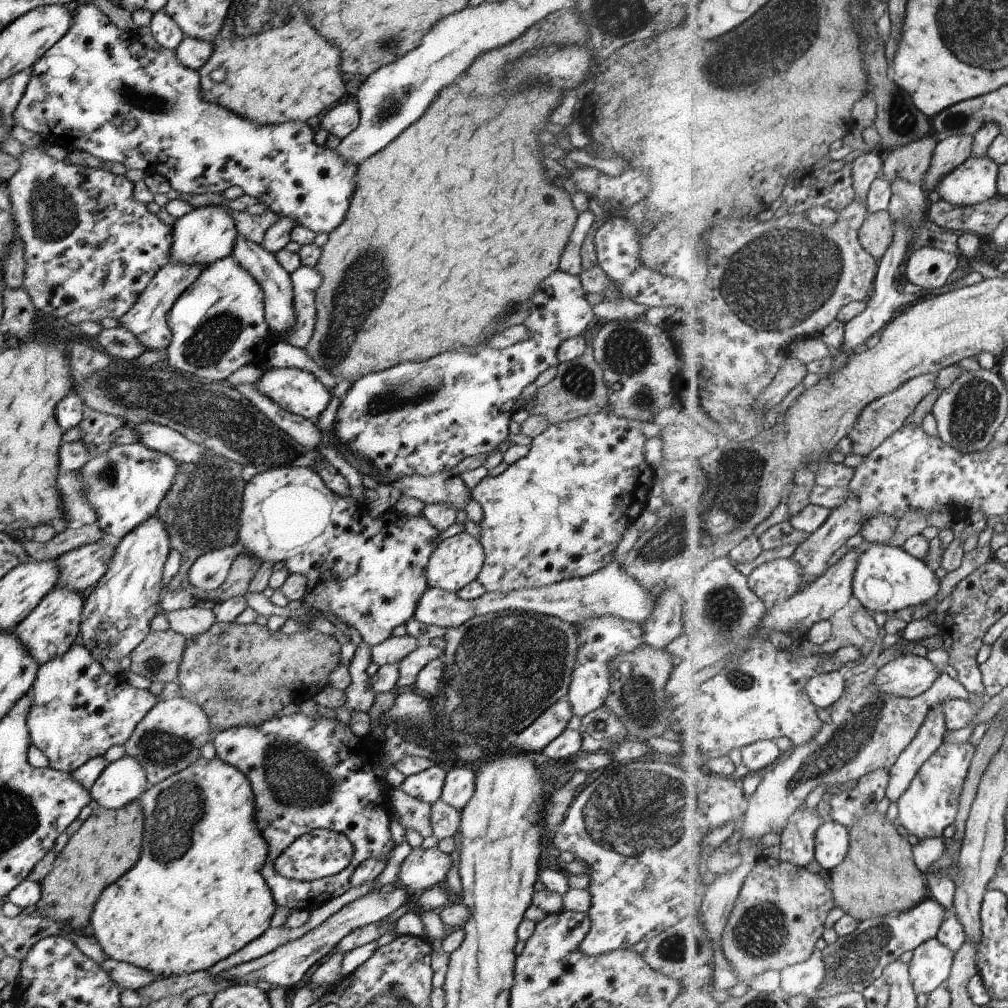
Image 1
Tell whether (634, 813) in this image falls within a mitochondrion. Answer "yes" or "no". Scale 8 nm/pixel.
yes

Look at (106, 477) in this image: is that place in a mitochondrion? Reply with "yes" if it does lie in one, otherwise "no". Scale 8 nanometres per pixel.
yes

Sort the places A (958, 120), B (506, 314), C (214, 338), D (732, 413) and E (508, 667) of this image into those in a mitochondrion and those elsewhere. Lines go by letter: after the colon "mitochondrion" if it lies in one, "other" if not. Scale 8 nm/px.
A: mitochondrion
B: mitochondrion
C: mitochondrion
D: other
E: mitochondrion

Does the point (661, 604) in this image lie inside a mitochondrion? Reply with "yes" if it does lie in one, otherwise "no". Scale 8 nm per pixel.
no

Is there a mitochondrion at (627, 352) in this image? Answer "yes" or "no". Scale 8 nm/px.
yes

